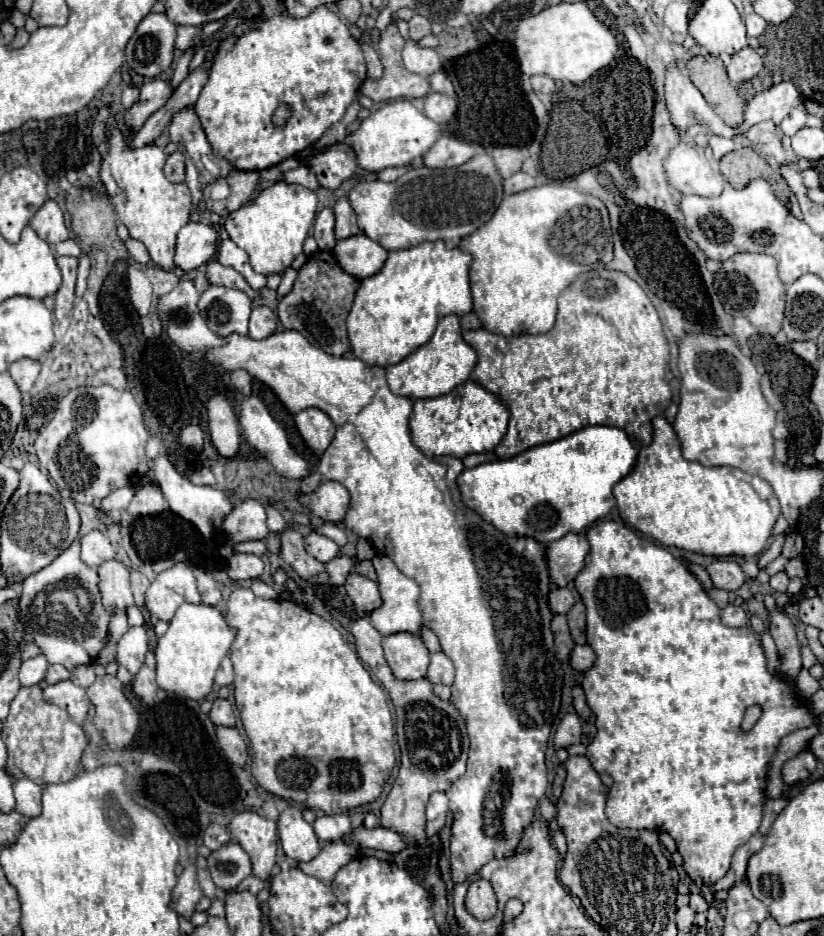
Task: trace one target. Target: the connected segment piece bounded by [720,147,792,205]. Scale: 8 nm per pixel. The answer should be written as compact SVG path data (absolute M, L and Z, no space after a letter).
M744 147L744 149L728 153L720 161L720 171L730 181L730 185L736 187L736 189L748 185L752 179L766 179L772 185L776 197L784 205L790 203L792 191L790 191L788 183L784 181L784 177L778 173L778 169L774 169L772 165L768 165L764 161L764 157L760 157L754 149Z

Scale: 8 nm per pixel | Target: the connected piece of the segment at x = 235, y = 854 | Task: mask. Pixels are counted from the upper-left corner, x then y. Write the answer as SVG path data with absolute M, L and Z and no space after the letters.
M236 841L224 845L218 851L212 851L208 857L208 869L212 873L214 883L224 891L238 887L242 879L252 873L250 857Z

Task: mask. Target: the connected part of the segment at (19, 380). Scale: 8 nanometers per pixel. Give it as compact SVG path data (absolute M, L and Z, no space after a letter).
M20 359L20 361L14 361L14 363L10 365L10 375L12 375L12 379L16 381L16 385L18 385L22 391L28 391L28 389L34 385L38 373L40 373L40 367L42 367L40 361Z

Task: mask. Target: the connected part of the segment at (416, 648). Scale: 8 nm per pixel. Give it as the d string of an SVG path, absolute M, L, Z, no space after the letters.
M394 633L384 637L384 655L398 679L426 677L430 653L424 641L414 633Z

